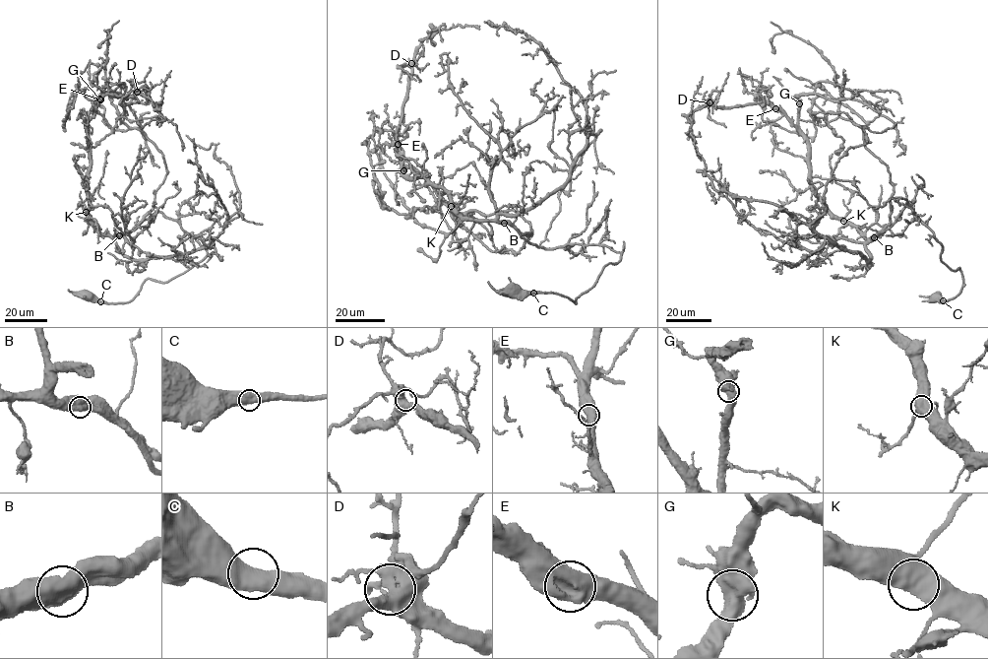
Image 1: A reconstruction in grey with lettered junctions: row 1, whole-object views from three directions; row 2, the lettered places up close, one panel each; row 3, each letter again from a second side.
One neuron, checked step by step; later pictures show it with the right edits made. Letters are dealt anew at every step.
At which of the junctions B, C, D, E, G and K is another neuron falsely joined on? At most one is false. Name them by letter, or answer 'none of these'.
none of these

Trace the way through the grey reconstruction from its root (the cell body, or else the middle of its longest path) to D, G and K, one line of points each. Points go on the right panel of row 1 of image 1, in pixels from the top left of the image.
D: (934, 297), (957, 296), (962, 276), (910, 203), (866, 239), (815, 191), (807, 139), (781, 110), (710, 102)
G: (934, 297), (957, 296), (959, 267), (942, 262), (909, 202), (869, 239), (830, 212), (812, 185), (799, 103)
K: (934, 297), (957, 296), (962, 276), (942, 262), (940, 243), (910, 203), (870, 239), (843, 221)

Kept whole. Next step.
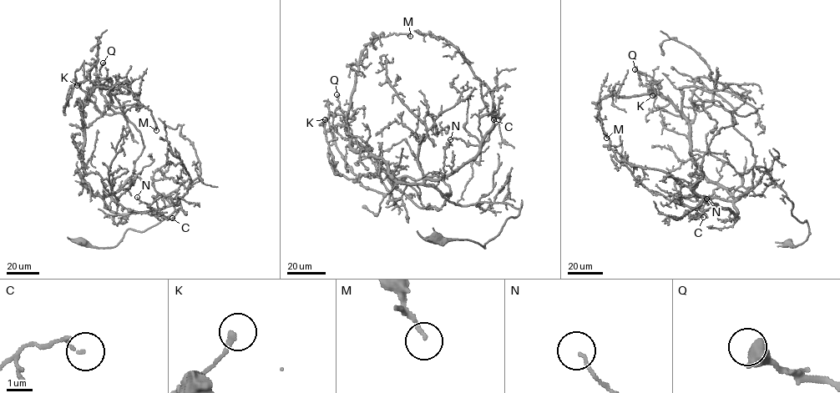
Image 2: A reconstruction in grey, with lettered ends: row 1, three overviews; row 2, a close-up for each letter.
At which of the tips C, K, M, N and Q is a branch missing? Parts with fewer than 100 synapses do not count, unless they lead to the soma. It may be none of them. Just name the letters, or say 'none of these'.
none of these

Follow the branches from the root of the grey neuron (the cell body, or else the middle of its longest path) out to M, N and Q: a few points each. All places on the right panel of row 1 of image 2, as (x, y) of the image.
M: (786, 244), (808, 226), (768, 170), (734, 199), (694, 161), (689, 121), (668, 98), (605, 96), (606, 138)
N: (786, 244), (804, 242), (808, 226), (792, 216), (791, 202), (767, 169), (733, 202), (737, 215), (706, 199)
Q: (786, 244), (804, 242), (808, 226), (768, 170), (737, 198), (712, 183), (694, 161), (689, 121), (635, 69)

